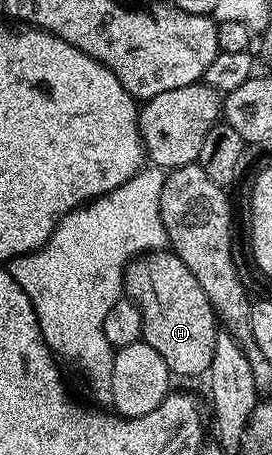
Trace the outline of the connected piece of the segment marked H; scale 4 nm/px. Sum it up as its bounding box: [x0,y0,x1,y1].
[123,251,221,377]

